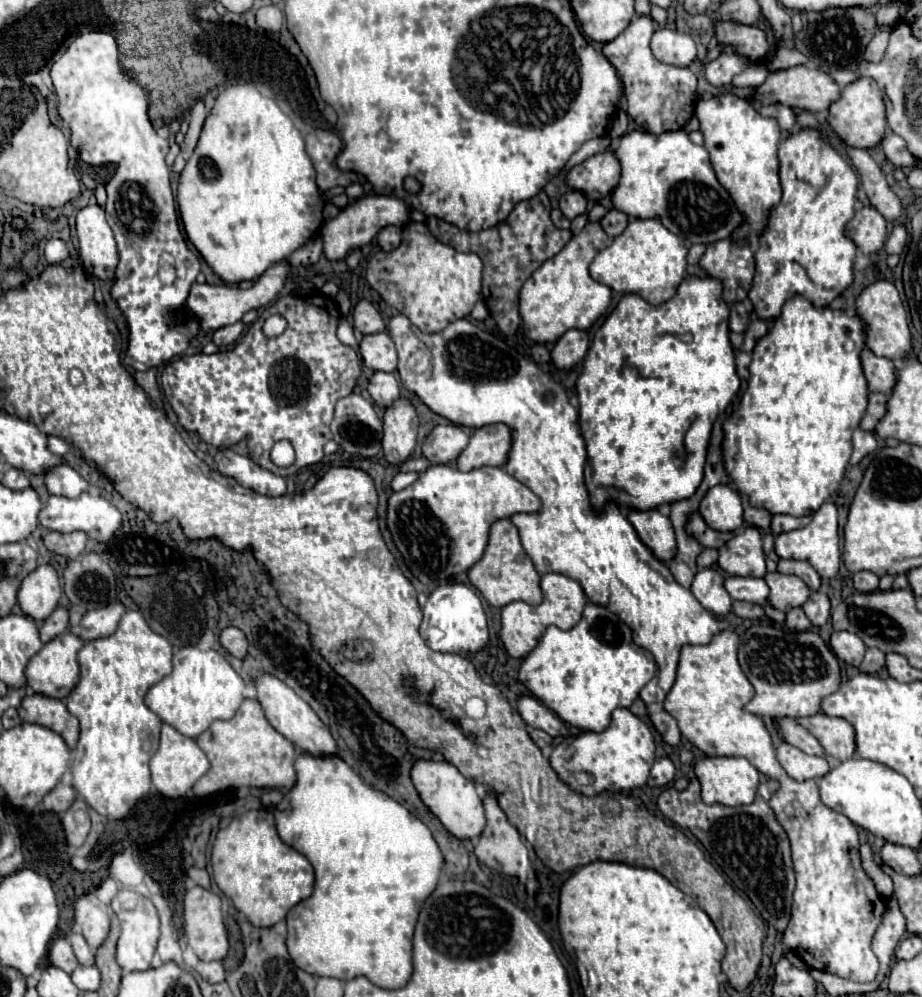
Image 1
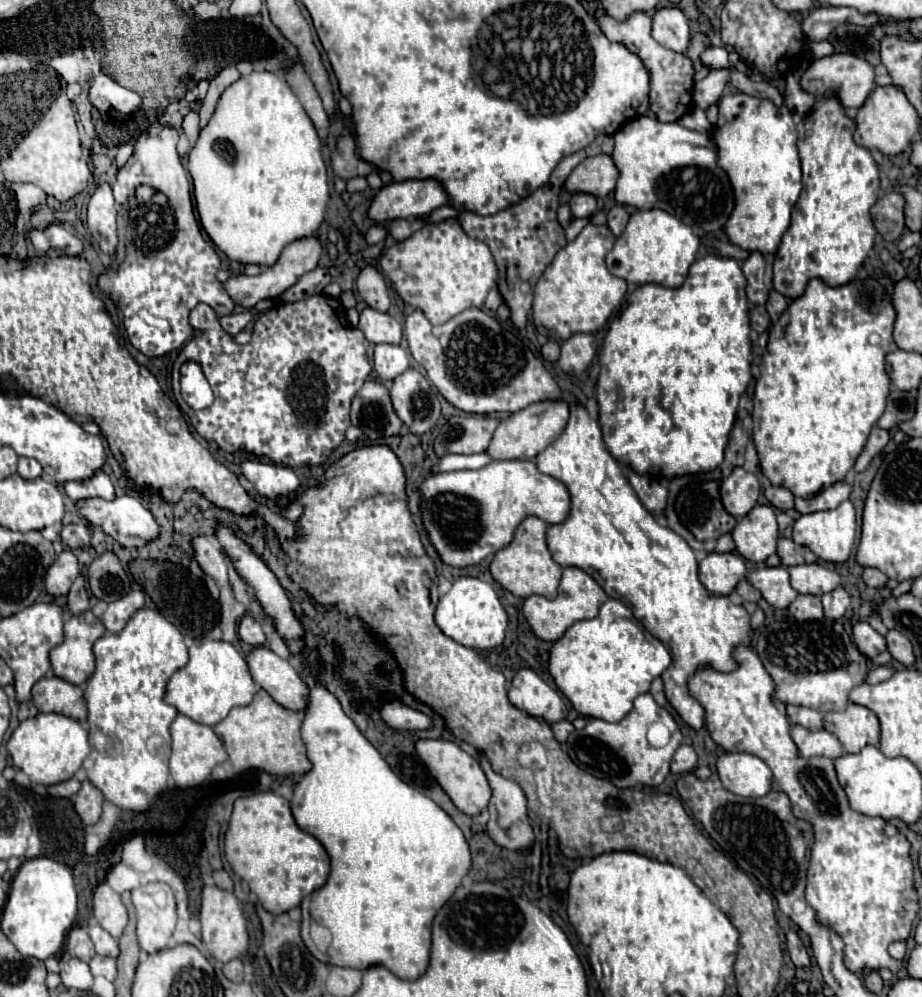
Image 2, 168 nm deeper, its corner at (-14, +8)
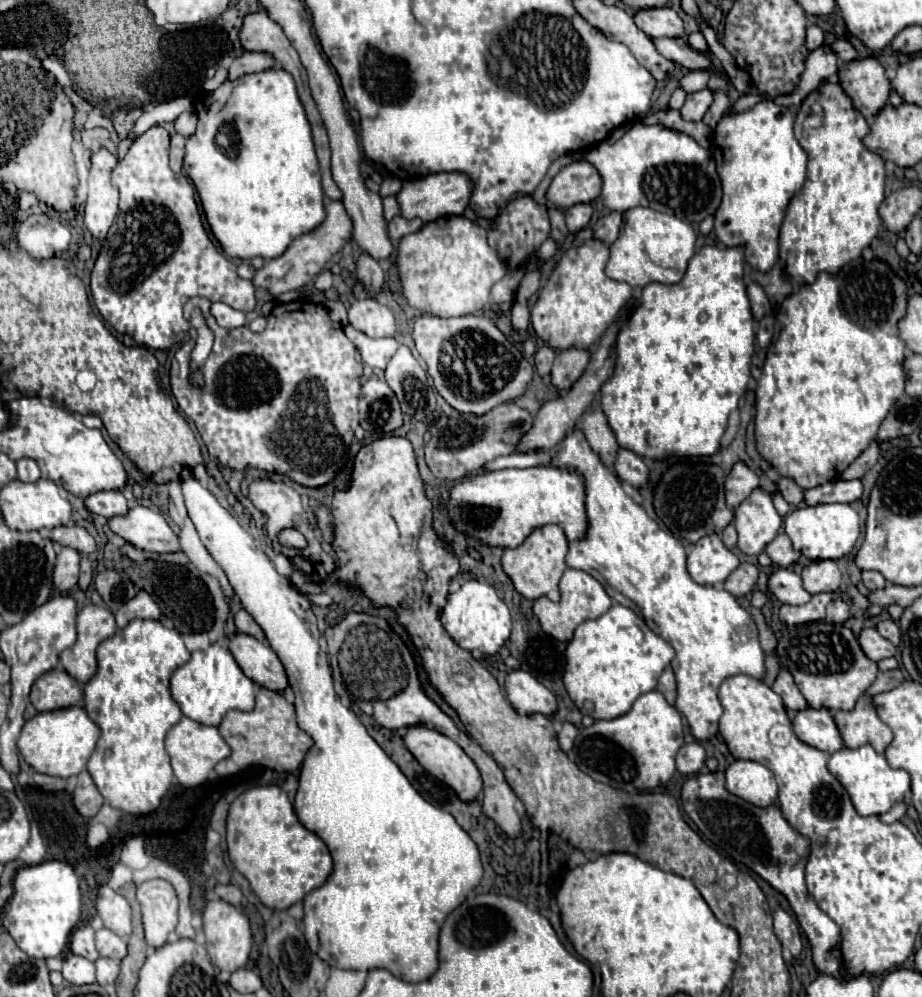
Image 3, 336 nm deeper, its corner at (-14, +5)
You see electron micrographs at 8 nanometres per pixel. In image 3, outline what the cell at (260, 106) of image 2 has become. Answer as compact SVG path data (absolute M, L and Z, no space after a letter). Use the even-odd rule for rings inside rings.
M266 70L260 74L246 74L238 80L226 80L211 96L205 96L202 100L199 98L195 104L195 111L198 128L194 136L186 140L184 170L198 190L204 216L214 238L220 242L228 258L250 260L254 256L260 256L266 260L274 260L282 256L282 252L290 246L294 238L312 232L318 224L322 224L322 220L326 218L322 204L324 192L320 184L320 170L314 152L312 132L304 108L298 100L294 78L286 70ZM218 90L220 94L216 100L224 100L222 108L214 106L216 110L200 110L202 106L212 104L210 100ZM229 119L234 119L230 126L235 126L239 135L240 152L236 158L224 154L216 144L216 135L220 127L228 123Z

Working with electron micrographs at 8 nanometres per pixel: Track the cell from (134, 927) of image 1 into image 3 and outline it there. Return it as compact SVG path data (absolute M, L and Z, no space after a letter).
M148 880L148 882L140 884L140 886L138 886L138 894L136 894L136 898L138 898L140 908L142 908L142 922L144 922L146 944L148 944L148 946L152 946L149 948L148 957L150 954L154 954L154 950L157 950L156 948L164 946L164 944L168 942L168 934L170 934L170 932L174 932L176 922L178 922L178 898L176 898L176 892L174 892L172 884L170 884L170 882L166 882L166 880Z

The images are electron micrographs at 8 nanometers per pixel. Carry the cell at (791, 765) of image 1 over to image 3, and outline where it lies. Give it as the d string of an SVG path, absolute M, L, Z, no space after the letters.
M808 708L808 710L796 712L796 718L792 724L794 724L796 736L812 748L834 754L844 746L842 736L828 710Z

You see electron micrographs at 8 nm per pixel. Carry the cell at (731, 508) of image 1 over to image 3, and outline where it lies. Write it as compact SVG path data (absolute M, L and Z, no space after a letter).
M734 464L732 472L726 478L726 504L730 508L738 508L756 488L760 480L746 464Z

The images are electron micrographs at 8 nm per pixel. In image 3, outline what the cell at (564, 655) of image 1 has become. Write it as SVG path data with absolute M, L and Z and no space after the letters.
M614 602L606 614L596 620L586 620L576 628L572 640L566 646L566 668L562 680L568 690L568 696L582 714L592 716L594 720L612 720L626 714L640 694L646 694L656 688L662 670L670 664L672 658L674 648L666 640L656 636L634 610Z

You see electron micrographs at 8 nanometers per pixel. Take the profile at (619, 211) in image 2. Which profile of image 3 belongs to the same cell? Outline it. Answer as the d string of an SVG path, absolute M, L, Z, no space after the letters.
M610 212L608 216L598 218L598 222L594 224L594 238L600 238L604 244L612 244L618 238L620 224L622 224L620 212Z

